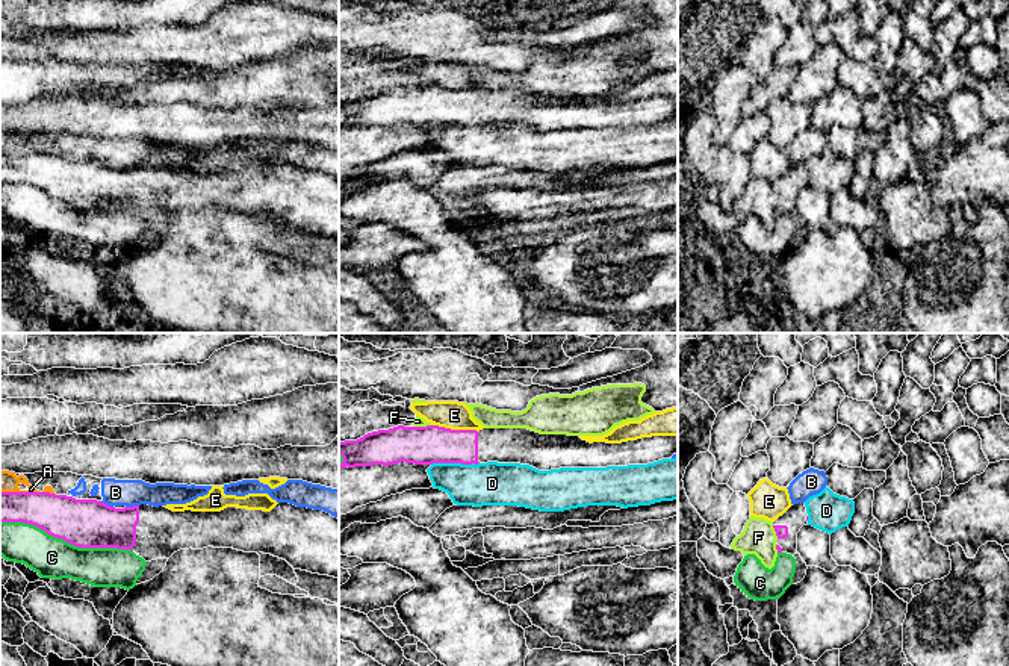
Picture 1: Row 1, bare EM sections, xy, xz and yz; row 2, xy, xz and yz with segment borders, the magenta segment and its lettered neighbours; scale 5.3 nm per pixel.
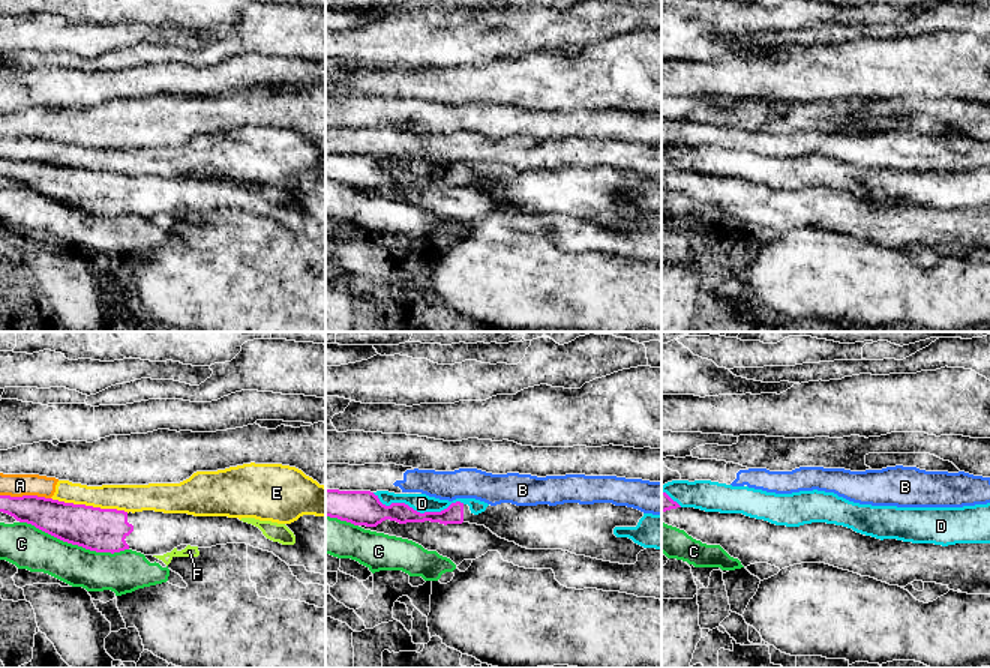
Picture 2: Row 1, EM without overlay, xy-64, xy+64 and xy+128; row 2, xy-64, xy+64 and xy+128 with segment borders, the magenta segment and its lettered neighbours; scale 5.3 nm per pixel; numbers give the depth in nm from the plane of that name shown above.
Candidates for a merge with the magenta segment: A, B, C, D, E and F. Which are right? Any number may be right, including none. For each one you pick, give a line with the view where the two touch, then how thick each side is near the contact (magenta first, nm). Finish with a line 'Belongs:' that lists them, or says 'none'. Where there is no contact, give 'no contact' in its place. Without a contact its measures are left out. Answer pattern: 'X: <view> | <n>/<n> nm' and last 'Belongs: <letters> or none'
Belongs: none

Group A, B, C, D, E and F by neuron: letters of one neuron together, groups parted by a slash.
A E / B / C / D / F

